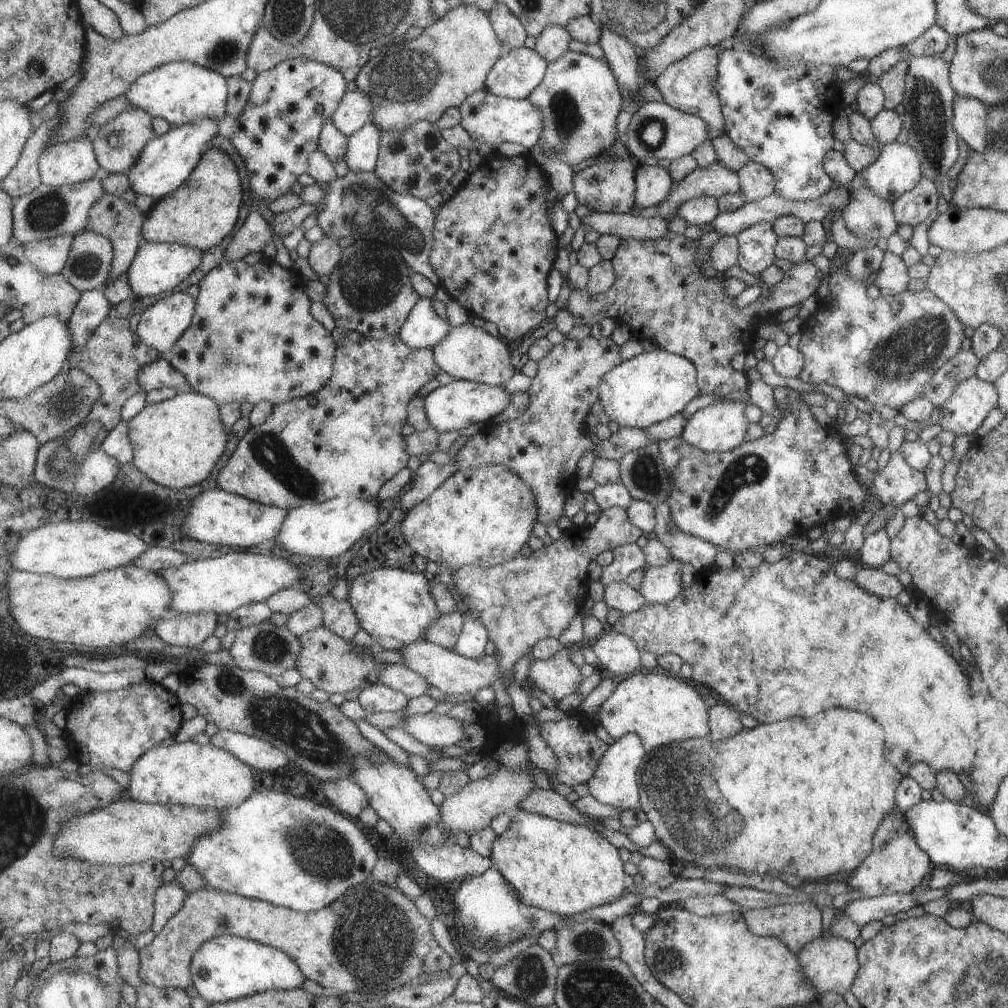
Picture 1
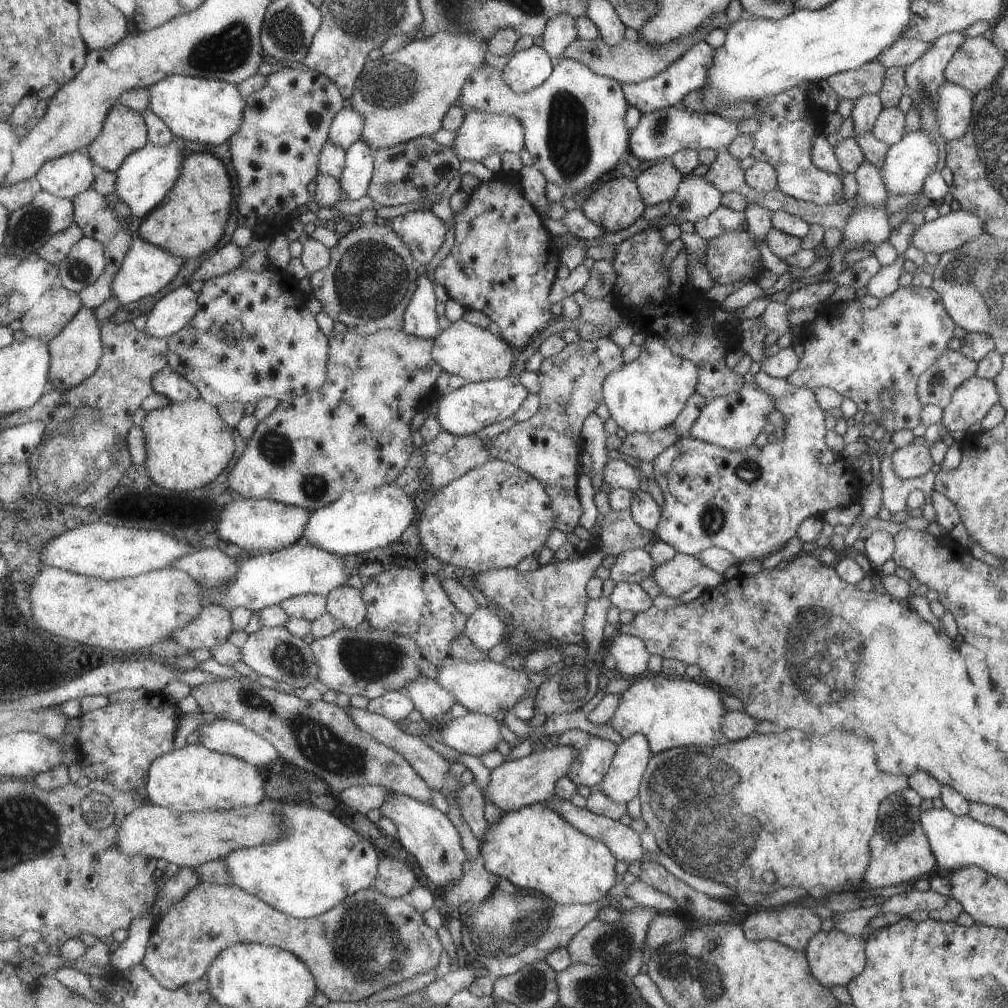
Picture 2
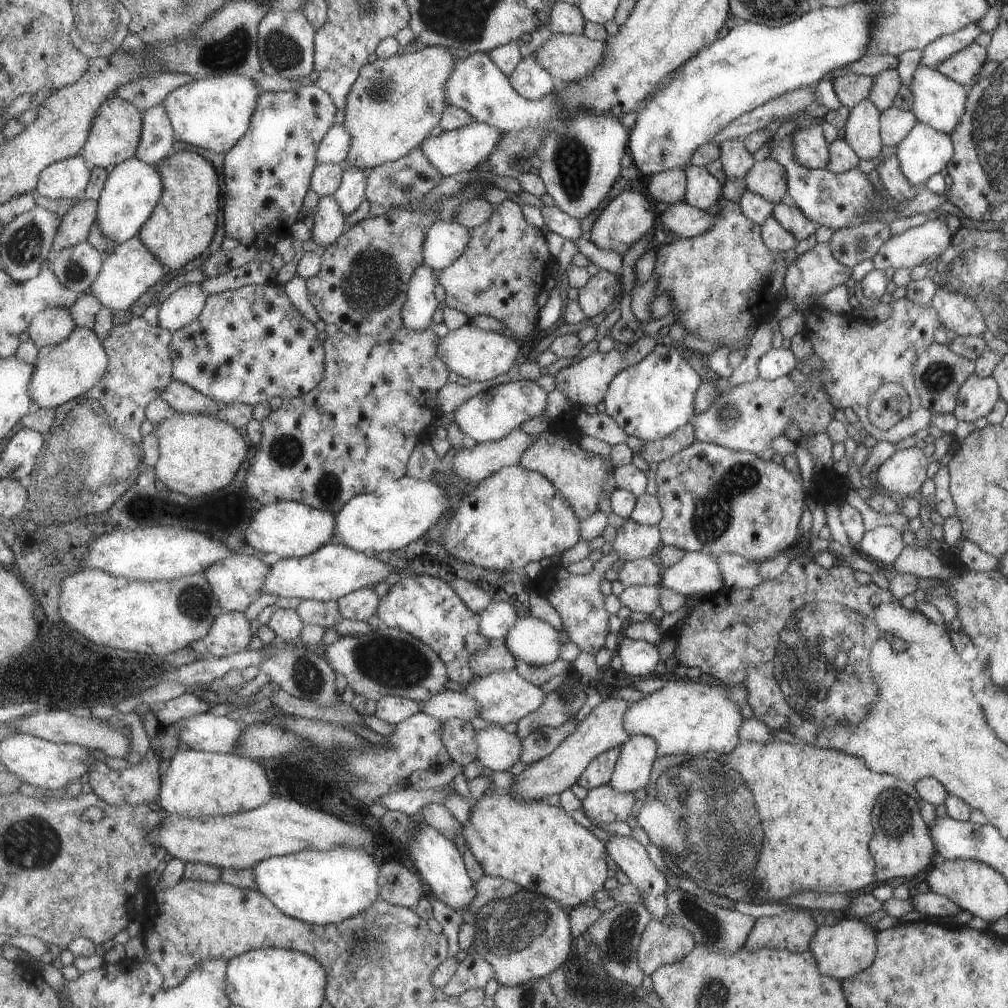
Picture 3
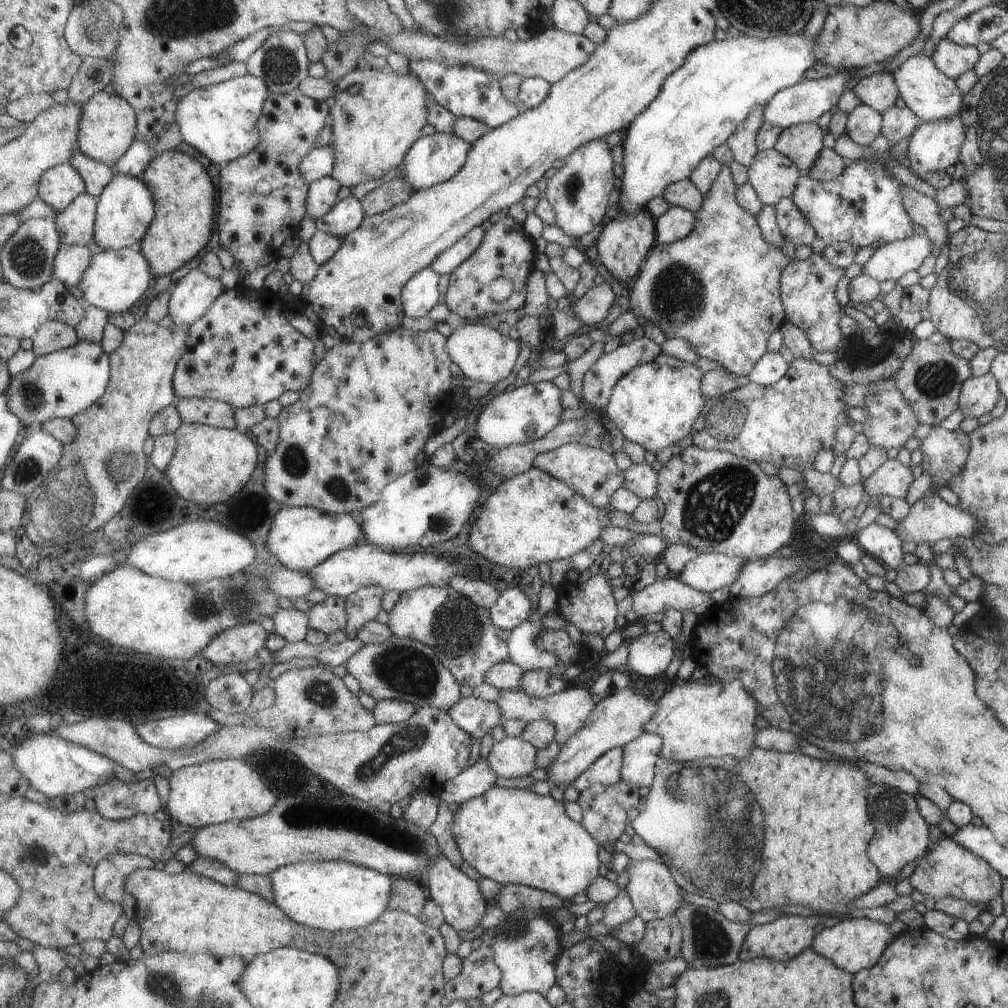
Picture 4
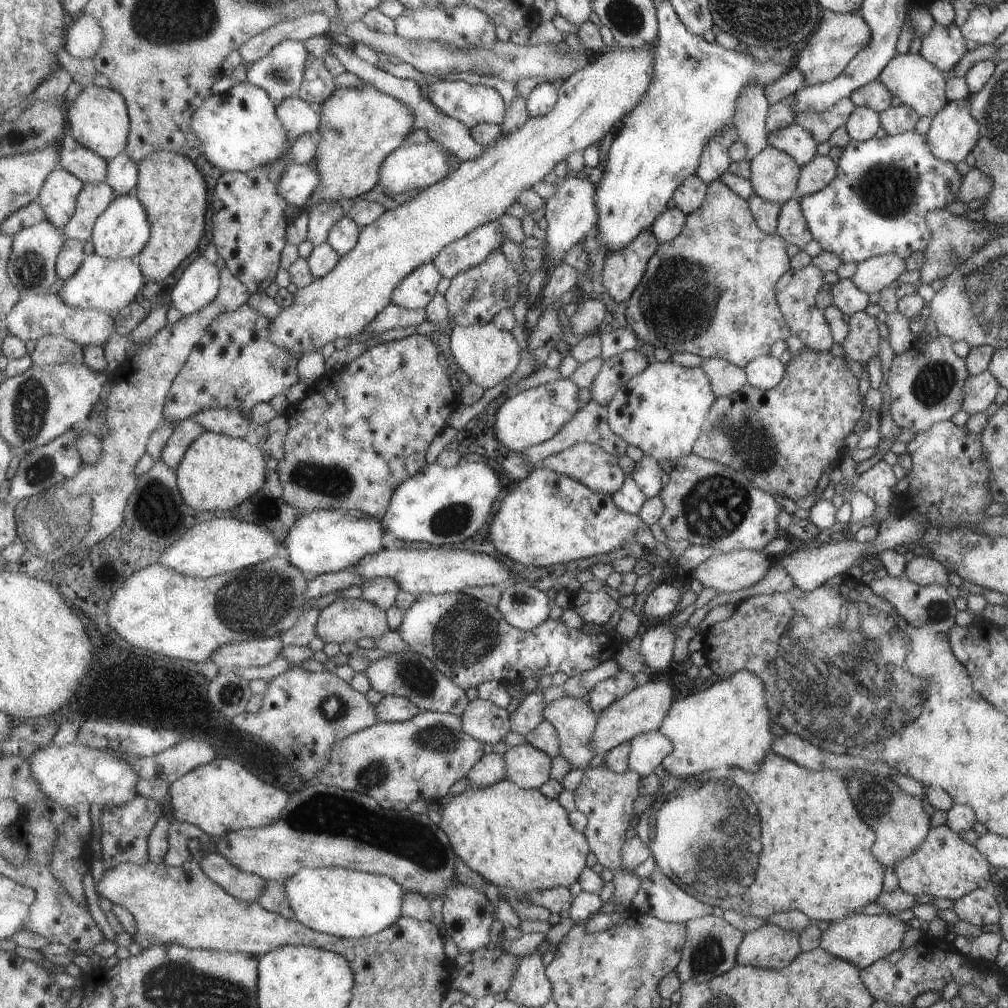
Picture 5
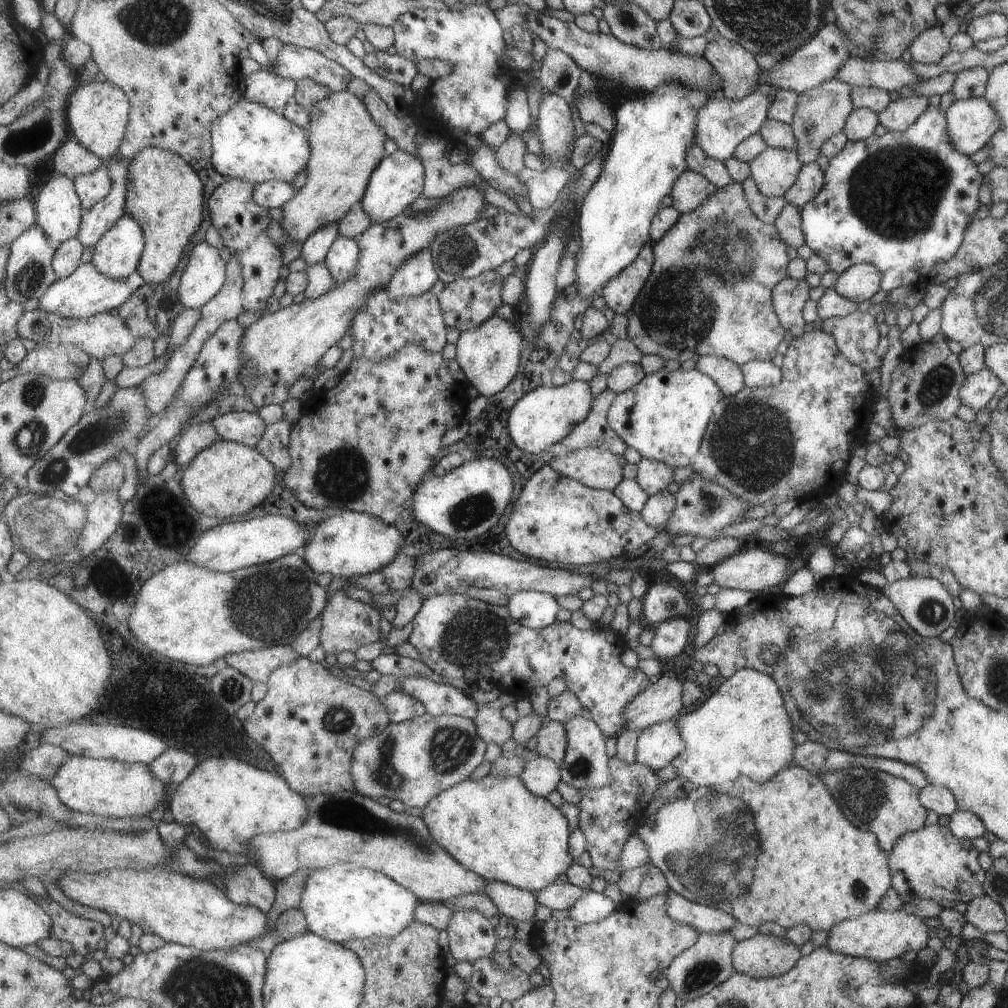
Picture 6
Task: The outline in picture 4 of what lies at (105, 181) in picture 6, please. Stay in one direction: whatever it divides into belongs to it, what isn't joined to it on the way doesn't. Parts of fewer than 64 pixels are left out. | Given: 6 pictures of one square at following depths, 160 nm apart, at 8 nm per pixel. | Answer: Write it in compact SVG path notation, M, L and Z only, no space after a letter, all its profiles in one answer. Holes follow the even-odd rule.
M83 193L65 211L58 214L56 223L62 245L87 246L94 241L98 205L99 198Z

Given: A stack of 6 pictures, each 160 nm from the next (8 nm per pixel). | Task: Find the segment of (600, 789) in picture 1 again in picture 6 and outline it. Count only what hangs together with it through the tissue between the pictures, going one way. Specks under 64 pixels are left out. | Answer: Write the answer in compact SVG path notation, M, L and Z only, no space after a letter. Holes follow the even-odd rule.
M675 718L649 725L638 736L635 762L654 771L670 764L686 748Z

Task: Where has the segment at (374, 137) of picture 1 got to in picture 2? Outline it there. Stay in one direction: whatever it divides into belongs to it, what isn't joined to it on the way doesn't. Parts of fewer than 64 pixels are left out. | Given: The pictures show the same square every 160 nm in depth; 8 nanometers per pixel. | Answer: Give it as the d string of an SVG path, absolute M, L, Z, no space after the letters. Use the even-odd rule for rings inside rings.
M359 139L346 152L346 169L340 178L345 198L356 201L368 194L374 168L376 153L369 143Z

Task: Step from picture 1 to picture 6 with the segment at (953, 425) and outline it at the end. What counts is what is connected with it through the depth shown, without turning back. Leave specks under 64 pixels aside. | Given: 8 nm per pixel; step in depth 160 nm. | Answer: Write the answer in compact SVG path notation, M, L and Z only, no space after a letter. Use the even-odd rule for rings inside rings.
M983 366L977 372L966 375L958 394L963 405L978 411L991 400L997 386L999 386L998 375Z

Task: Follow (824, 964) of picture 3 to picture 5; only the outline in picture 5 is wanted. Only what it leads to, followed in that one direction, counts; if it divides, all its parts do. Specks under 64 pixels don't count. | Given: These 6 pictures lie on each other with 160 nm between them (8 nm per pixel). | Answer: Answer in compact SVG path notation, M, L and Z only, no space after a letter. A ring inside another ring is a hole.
M857 912L842 918L841 921L830 922L827 929L821 933L818 946L837 958L854 963L861 970L893 953L894 950L899 950L899 946L903 946L903 938L907 938L907 930L911 928L907 921L901 921L887 912L882 915Z

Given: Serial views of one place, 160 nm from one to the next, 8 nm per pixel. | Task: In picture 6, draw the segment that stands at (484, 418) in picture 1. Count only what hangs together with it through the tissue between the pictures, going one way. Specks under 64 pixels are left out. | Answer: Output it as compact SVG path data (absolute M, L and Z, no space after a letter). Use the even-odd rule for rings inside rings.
M573 378L558 387L543 385L529 391L529 394L521 398L511 409L509 415L509 430L515 444L531 454L547 451L550 446L567 438L578 424L587 420L594 405L594 398L589 382Z

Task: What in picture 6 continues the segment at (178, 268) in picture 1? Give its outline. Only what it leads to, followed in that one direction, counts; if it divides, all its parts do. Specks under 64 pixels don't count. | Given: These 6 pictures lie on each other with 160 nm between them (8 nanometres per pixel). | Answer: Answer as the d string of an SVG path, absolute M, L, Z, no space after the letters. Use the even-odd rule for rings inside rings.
M92 262L82 264L70 277L58 279L42 296L39 307L48 313L55 313L68 319L84 319L112 311L121 306L134 290L125 280L109 278L98 270Z

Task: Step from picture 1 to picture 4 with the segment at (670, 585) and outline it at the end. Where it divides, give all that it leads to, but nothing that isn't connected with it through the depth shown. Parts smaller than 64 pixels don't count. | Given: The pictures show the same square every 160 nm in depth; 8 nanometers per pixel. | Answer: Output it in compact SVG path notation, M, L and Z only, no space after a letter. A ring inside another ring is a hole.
M698 553L681 568L679 582L701 593L729 587L738 578L743 560L741 556L731 558L720 553Z

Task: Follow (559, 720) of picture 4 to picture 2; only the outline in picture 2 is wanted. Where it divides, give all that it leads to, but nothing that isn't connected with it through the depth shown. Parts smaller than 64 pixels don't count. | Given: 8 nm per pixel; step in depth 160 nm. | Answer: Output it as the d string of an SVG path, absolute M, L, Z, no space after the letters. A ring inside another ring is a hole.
M448 657L446 662L437 668L439 675L436 678L449 692L452 692L458 702L469 712L495 715L502 711L511 712L517 702L526 698L532 691L531 680L527 670L519 670L506 666L505 663L493 661L467 662L461 659Z

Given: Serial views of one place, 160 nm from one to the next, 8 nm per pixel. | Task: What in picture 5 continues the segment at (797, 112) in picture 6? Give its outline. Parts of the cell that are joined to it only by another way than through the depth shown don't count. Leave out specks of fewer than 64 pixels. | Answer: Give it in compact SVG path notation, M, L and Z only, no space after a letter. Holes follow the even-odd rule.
M843 97L821 113L817 111L797 113L794 116L794 123L806 130L818 144L826 141L838 126L845 124L854 107L849 97Z

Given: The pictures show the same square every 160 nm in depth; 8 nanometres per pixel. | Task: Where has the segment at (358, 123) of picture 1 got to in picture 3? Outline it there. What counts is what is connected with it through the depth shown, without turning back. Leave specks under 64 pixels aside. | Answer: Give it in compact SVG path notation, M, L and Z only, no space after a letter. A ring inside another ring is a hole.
M344 124L333 125L316 152L318 164L345 164L345 160L350 154L351 143L352 136L347 127Z

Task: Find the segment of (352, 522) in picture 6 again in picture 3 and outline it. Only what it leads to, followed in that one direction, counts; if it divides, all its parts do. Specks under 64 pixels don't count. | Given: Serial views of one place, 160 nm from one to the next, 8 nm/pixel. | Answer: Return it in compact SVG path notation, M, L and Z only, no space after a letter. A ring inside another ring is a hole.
M279 501L263 505L247 530L247 542L262 553L275 552L281 559L305 558L334 542L336 536L336 514L319 510L297 501Z

